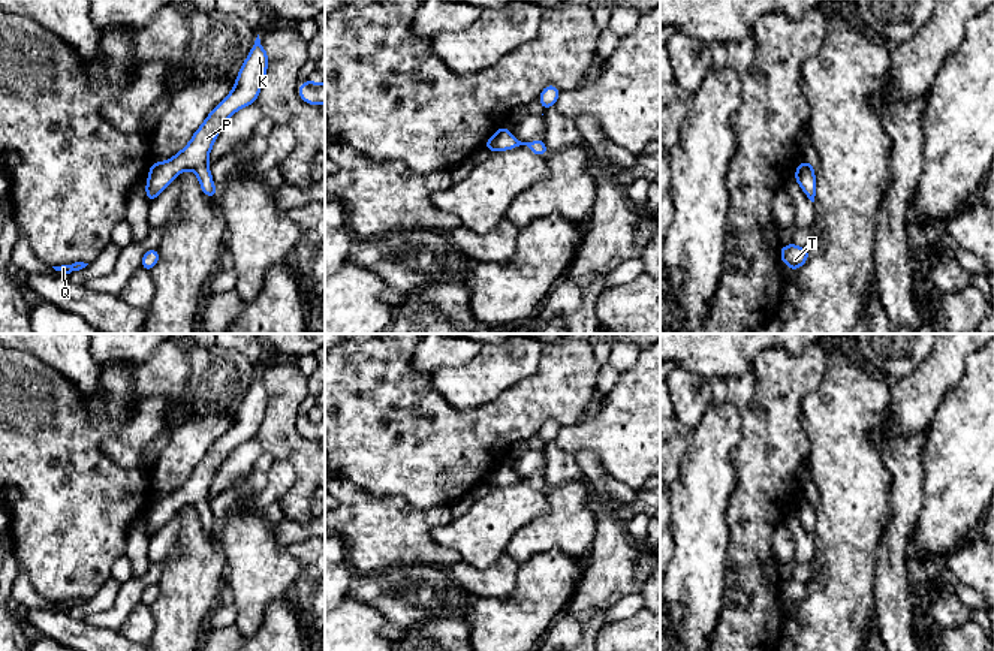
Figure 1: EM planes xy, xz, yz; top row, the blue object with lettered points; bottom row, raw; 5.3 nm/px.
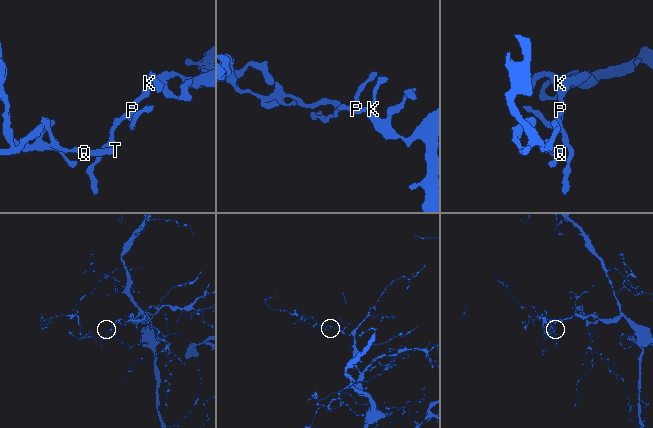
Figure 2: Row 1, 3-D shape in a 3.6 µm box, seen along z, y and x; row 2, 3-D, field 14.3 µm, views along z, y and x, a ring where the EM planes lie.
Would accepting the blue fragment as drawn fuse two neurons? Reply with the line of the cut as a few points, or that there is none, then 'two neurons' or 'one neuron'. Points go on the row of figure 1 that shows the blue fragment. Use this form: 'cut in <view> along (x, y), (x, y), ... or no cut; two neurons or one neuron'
no cut; one neuron

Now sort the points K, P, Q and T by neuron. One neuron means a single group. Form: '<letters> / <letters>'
K P Q T

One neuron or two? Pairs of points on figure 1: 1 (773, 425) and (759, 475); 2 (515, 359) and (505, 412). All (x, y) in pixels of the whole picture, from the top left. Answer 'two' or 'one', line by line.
1: one
2: two

